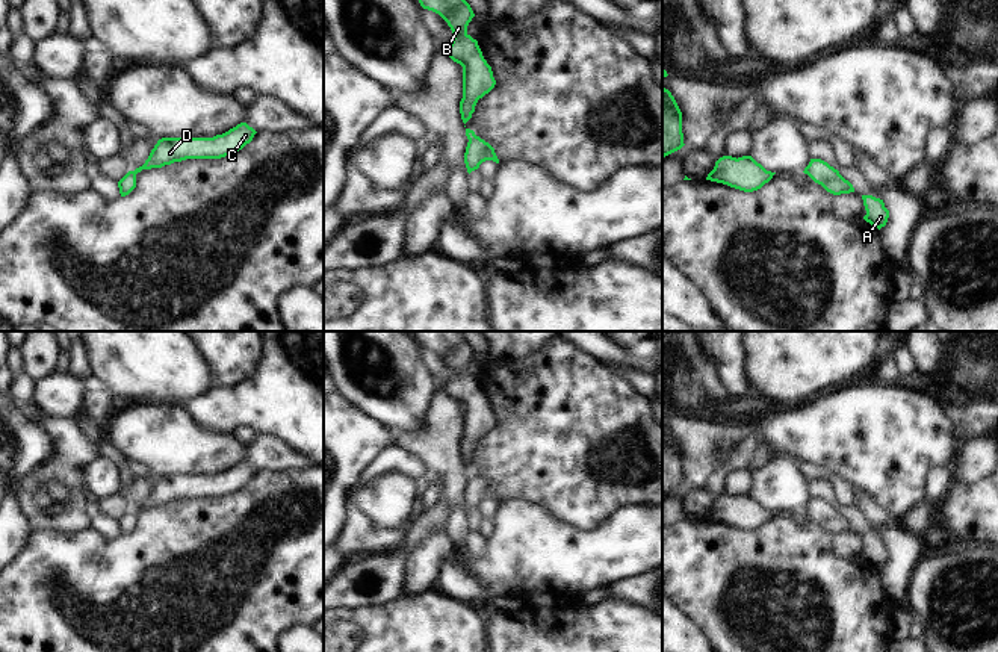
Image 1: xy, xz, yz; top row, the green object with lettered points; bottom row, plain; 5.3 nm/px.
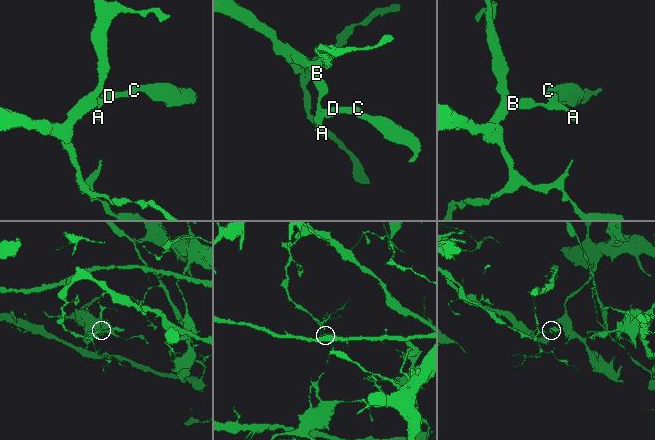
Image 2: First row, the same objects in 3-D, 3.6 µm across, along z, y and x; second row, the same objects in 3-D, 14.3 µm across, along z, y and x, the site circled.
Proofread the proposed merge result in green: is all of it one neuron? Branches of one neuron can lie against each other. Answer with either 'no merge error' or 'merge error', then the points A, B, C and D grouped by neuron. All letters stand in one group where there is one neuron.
merge error; groups A C D / B

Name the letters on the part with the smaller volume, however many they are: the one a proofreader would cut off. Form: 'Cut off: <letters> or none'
Cut off: A, C, D

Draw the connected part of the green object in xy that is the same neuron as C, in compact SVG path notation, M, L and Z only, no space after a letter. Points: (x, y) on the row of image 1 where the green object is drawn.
M240 123L213 138L162 138L151 150L145 163L136 168L135 172L162 168L186 159L221 159L231 156L250 144L256 133L246 123Z

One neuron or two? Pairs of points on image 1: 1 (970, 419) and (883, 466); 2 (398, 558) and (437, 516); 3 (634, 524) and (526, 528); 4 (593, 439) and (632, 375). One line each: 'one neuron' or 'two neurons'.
1: two neurons
2: one neuron
3: one neuron
4: two neurons

